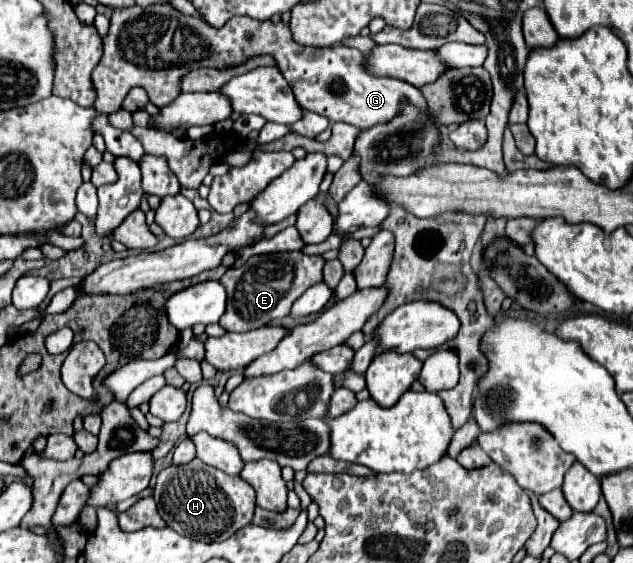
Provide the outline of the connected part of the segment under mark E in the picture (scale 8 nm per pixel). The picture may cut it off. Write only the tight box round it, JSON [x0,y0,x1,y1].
[220,251,324,333]

